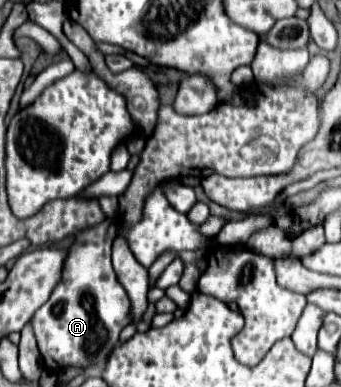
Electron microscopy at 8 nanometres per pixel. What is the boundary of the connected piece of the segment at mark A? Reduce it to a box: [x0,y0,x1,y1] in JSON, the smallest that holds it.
[31,219,129,371]

